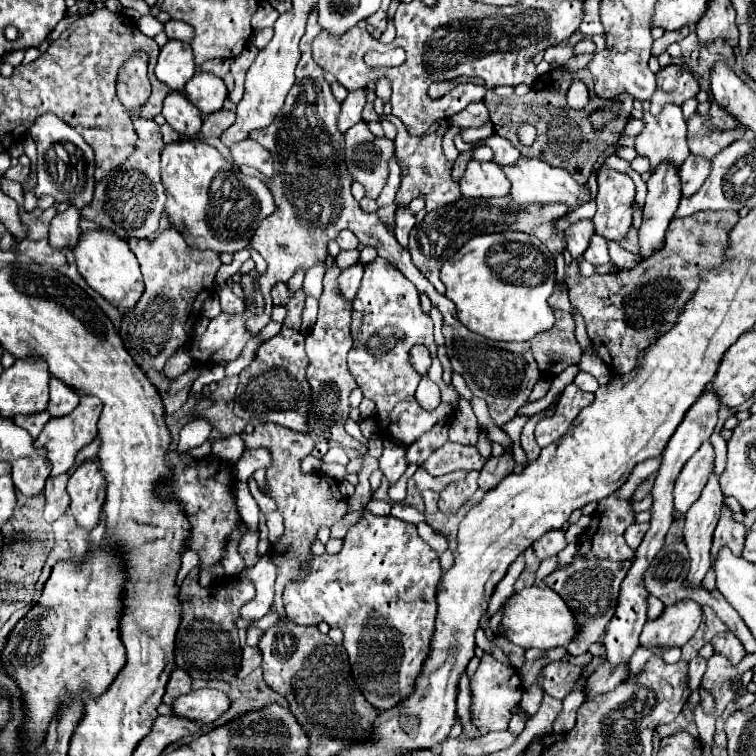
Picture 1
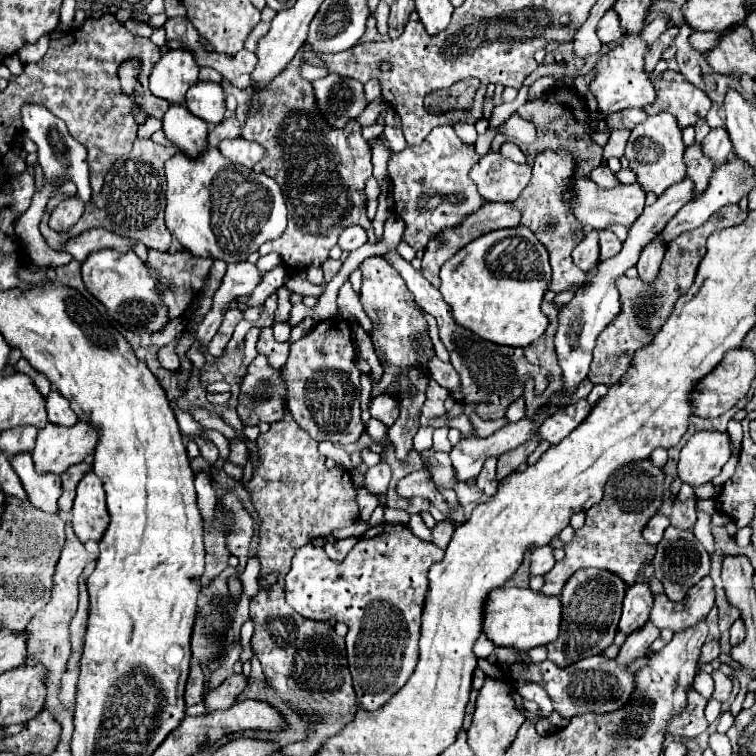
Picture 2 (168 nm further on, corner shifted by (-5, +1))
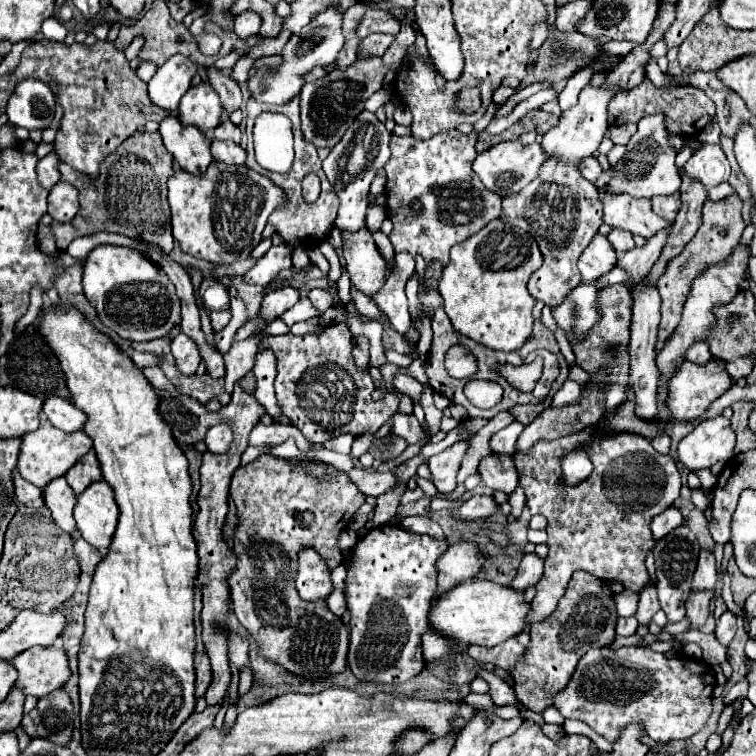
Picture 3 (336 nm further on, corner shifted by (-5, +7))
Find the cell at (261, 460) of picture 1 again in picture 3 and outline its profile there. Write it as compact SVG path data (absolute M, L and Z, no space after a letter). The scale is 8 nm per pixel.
M215 424L213 428L209 428L207 438L205 438L205 444L207 444L209 452L223 454L229 448L231 440L233 440L233 434L229 432L229 428L225 424Z

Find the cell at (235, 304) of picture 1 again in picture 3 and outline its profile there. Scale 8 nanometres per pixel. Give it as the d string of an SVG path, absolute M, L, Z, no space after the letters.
M227 310L227 312L211 312L209 314L209 318L211 318L211 326L213 326L213 330L223 330L227 324L229 324L229 320L231 320L231 312Z

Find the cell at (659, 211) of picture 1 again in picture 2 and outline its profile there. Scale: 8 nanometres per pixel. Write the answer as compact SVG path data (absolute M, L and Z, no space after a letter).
M657 232L657 238L653 238L653 242L649 242L649 246L645 246L645 250L641 250L641 256L637 262L637 270L639 270L641 280L651 282L657 276L665 248L667 246L665 246L665 242L661 242L661 232Z

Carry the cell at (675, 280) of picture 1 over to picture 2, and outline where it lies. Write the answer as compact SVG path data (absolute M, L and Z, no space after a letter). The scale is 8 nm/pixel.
M729 204L721 210L717 210L717 214L713 214L697 230L685 232L679 238L675 238L667 246L659 274L651 284L647 284L639 276L637 278L627 278L627 276L617 278L617 290L621 294L621 312L597 336L597 346L593 350L593 362L591 362L591 372L589 372L589 380L593 384L611 386L627 372L635 350L639 350L641 346L647 346L653 340L653 334L657 334L657 330L667 322L669 314L673 312L677 298L681 294L685 294L685 290L689 290L689 286L693 284L697 266L707 252L707 238L717 230L723 230L731 224L743 222L745 218L747 218L747 212L743 212L737 204Z

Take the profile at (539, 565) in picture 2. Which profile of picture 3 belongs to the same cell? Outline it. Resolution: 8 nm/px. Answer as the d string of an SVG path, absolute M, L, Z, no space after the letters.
M525 554L517 576L511 582L511 588L517 592L525 592L529 586L535 586L543 576L543 560L537 554Z

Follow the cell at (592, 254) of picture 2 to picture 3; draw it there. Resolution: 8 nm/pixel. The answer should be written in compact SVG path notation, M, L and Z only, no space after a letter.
M597 234L579 258L581 282L595 282L599 276L607 274L615 264L617 264L617 254L613 246L605 236Z

